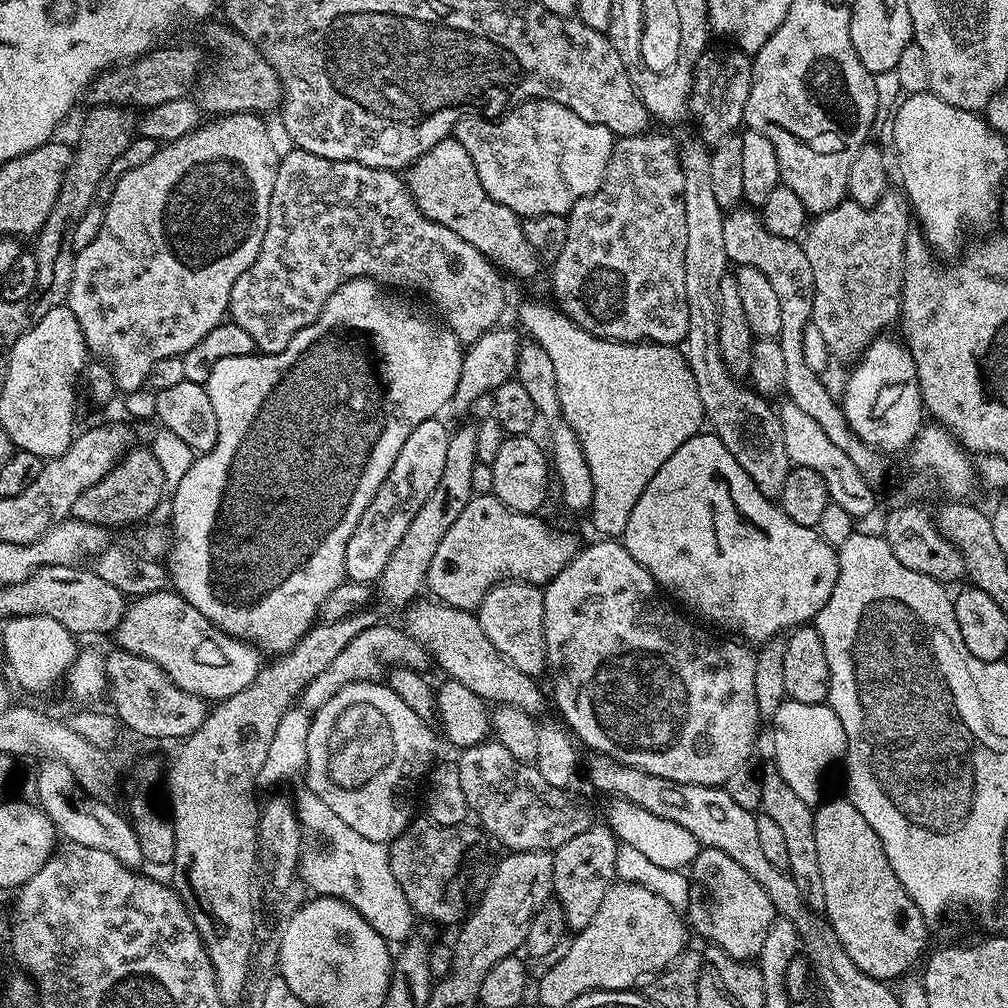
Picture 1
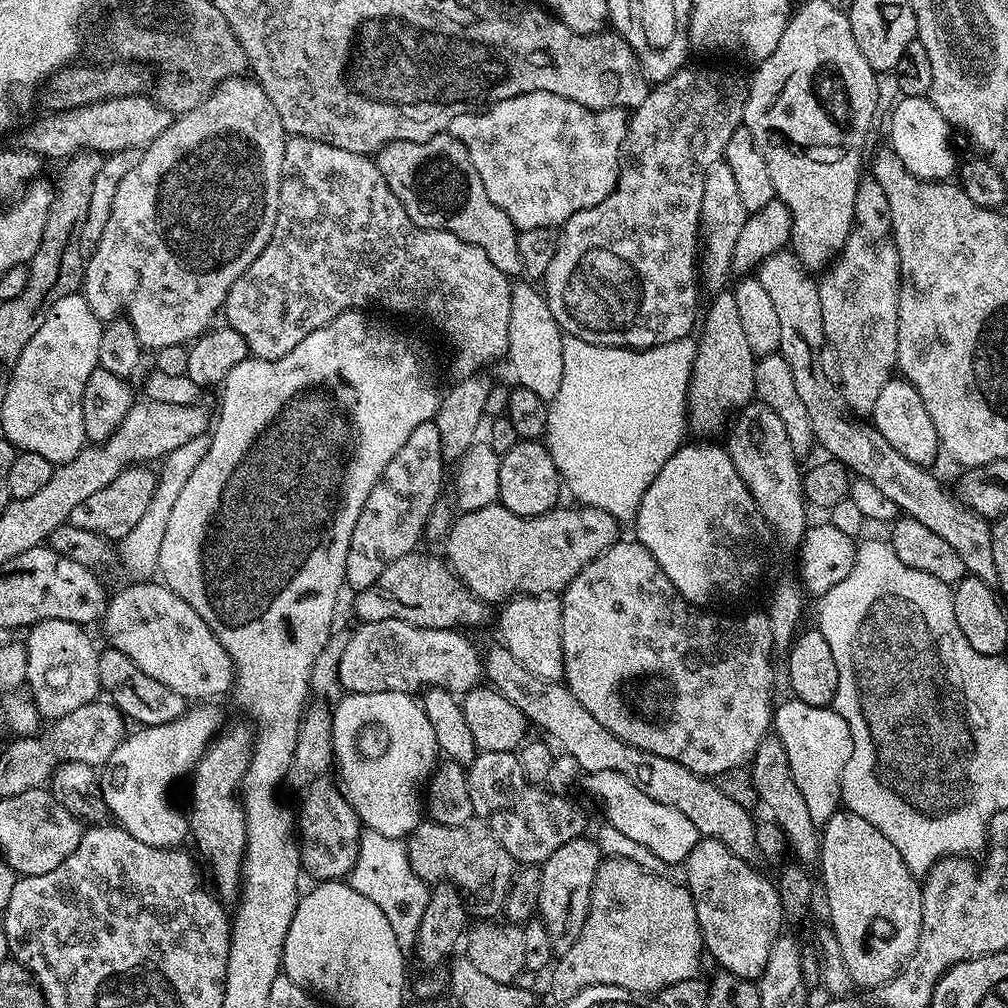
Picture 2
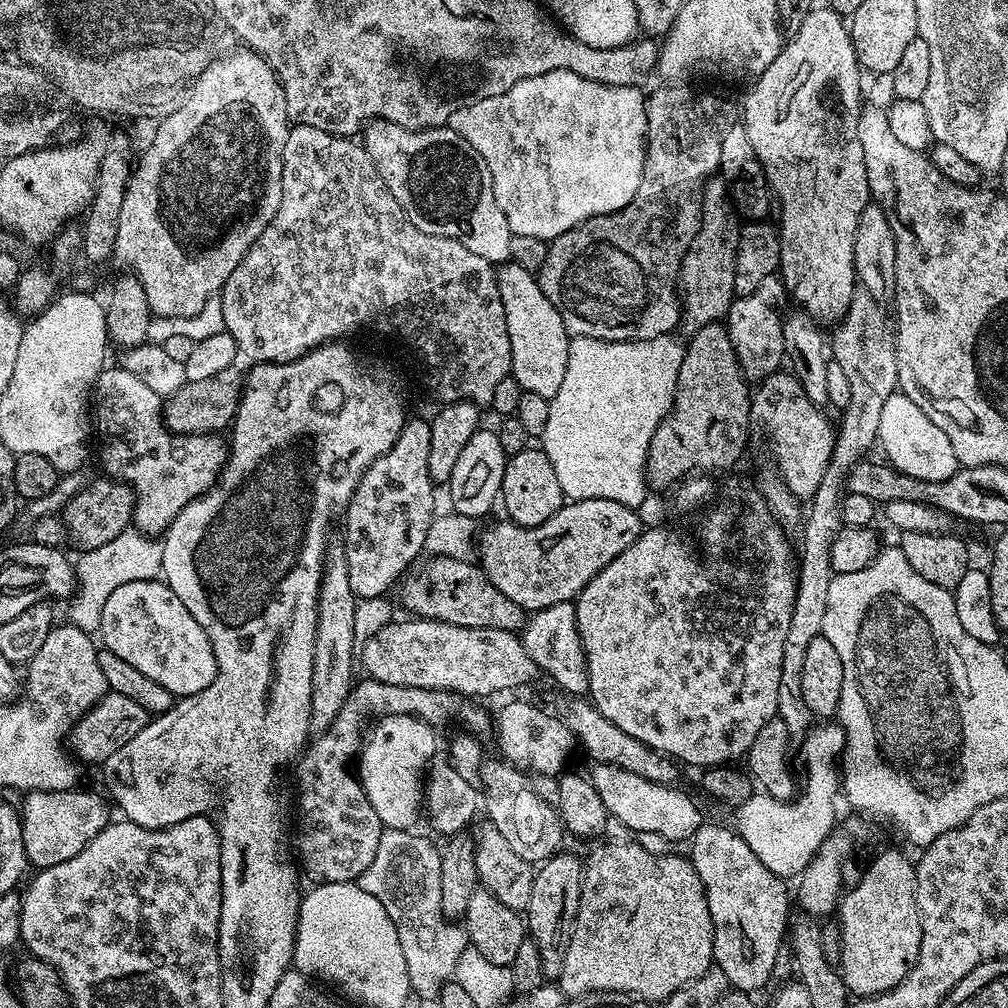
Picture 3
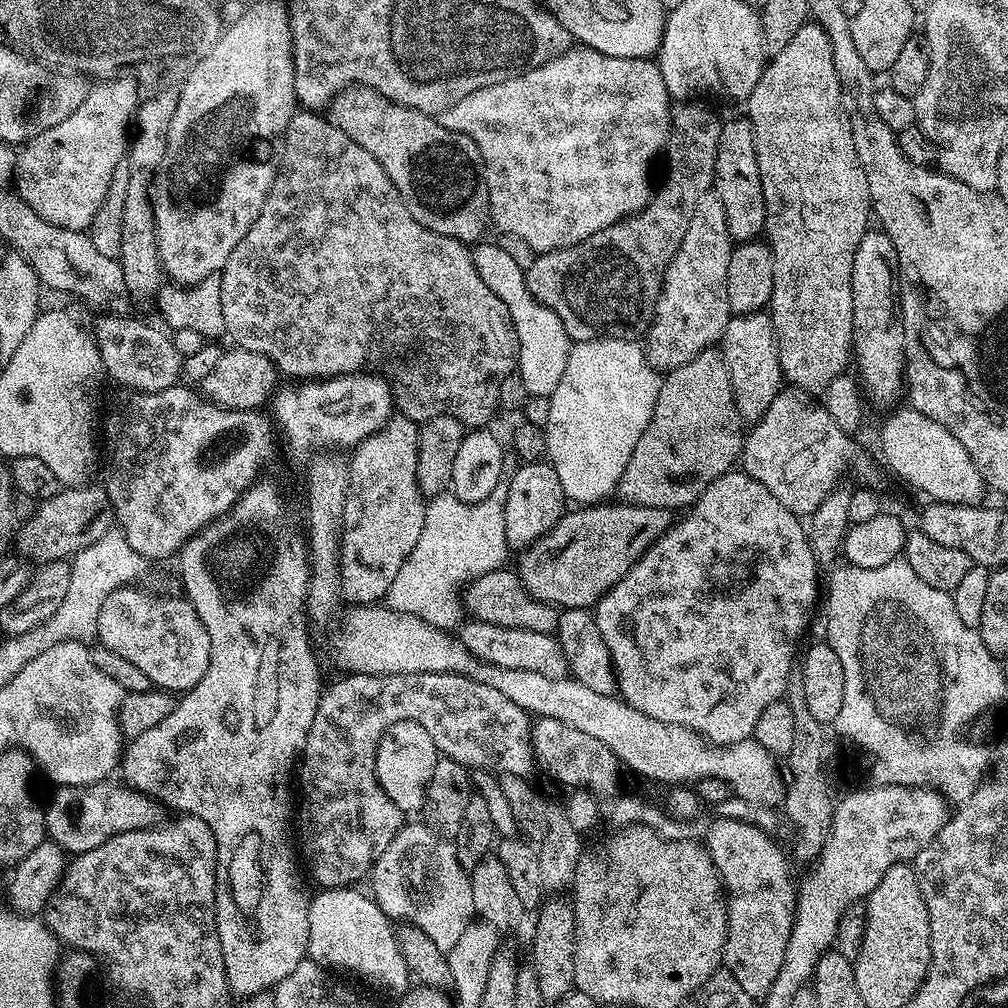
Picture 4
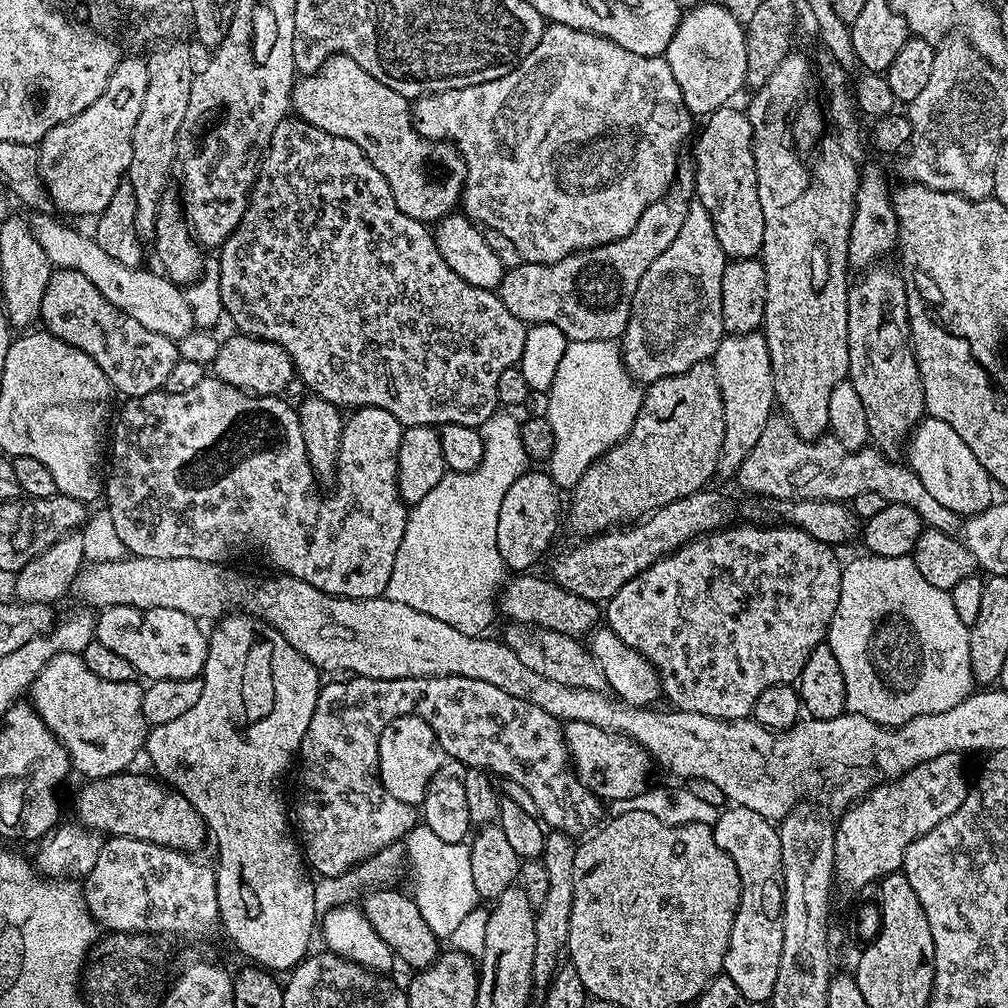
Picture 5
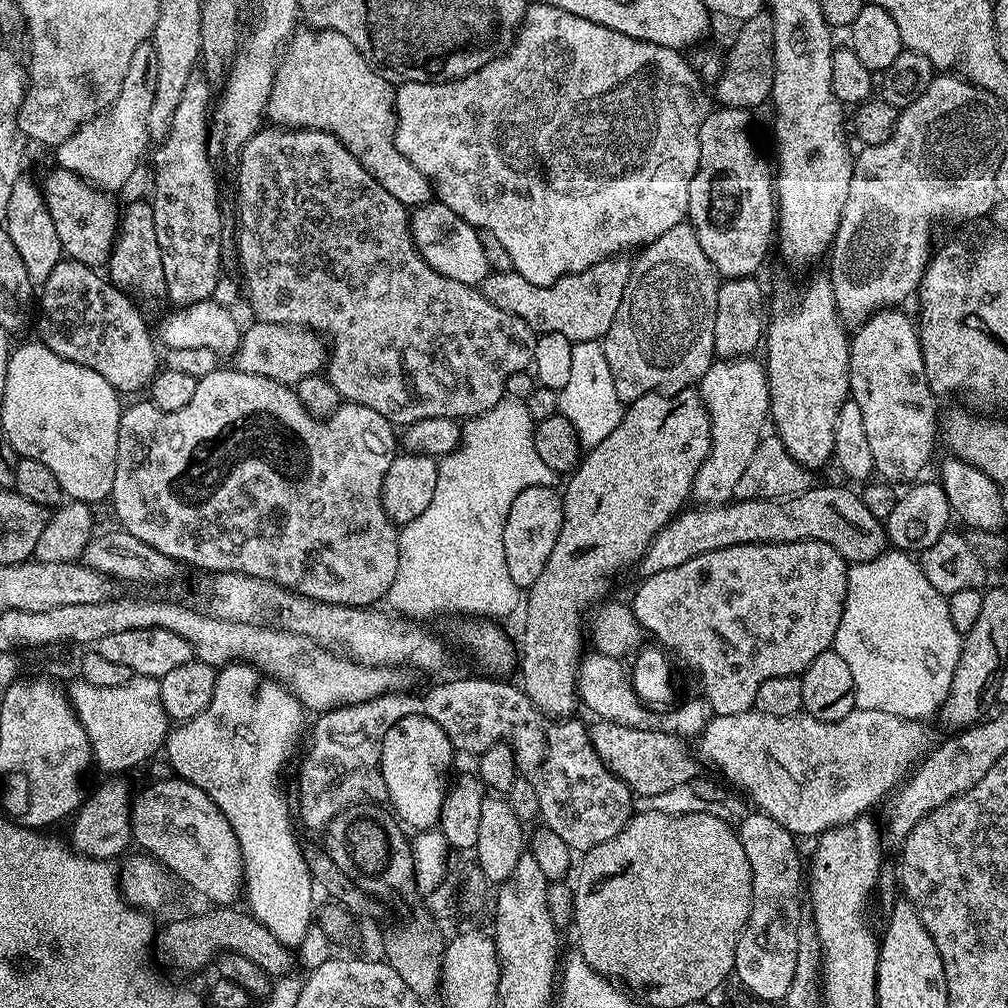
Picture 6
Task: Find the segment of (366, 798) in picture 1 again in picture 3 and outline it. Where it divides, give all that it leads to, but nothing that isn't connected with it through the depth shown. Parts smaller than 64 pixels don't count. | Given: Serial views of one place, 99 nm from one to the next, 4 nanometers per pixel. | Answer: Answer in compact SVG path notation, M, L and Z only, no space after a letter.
M382 716L375 723L367 733L358 757L360 785L385 829L415 829L425 803L426 769L438 752L433 725L416 716Z

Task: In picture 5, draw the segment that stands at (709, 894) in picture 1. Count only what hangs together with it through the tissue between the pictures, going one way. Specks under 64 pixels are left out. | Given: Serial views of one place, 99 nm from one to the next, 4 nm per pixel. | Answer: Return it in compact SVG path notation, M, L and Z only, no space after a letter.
M735 806L725 807L721 811L716 824L712 826L712 833L718 846L725 848L730 858L734 858L740 875L740 906L736 911L734 926L730 930L723 975L729 976L734 986L738 986L742 994L746 994L746 998L754 1002L771 1001L783 950L784 882L780 833L777 825L758 814L758 810L746 810Z

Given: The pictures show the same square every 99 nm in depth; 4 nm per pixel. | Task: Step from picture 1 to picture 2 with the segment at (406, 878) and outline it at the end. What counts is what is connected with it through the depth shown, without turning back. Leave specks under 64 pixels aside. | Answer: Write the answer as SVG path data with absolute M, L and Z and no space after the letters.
M473 818L461 825L421 822L407 837L406 843L408 861L425 884L455 884L466 897L473 917L492 918L495 912L499 913L503 909L518 864L482 821Z

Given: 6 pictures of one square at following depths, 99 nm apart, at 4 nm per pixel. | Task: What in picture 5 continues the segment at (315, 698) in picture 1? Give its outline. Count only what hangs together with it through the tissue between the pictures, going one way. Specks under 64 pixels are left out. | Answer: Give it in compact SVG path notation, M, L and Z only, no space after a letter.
M509 623L509 628L502 633L502 639L514 654L518 654L518 659L530 666L530 670L535 670L542 674L542 678L550 678L554 682L562 682L562 686L571 688L581 688L582 690L594 690L604 692L606 681L602 666L593 658L591 651L584 648L579 639L574 636L556 633L554 630L532 627L529 624Z

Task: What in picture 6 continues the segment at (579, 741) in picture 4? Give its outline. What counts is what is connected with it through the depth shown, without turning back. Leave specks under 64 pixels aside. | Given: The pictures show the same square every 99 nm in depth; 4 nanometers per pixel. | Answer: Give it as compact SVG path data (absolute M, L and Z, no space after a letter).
M597 719L591 725L592 745L604 765L636 796L661 794L676 786L689 784L697 776L697 757L679 736L654 730L634 730L609 720Z

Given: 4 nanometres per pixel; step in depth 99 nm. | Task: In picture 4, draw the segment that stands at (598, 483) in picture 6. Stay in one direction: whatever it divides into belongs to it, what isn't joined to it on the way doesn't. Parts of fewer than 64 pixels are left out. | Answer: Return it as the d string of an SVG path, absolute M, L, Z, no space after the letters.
M716 346L702 350L690 362L671 369L671 371L661 379L660 393L658 394L658 402L654 406L654 414L650 418L650 422L646 426L642 438L638 438L638 446L634 446L634 454L630 454L630 462L626 466L626 470L620 479L618 485L619 499L626 504L637 504L638 506L646 506L647 508L666 508L669 510L677 510L676 508L680 508L679 510L687 509L700 497L702 490L706 490L706 486L710 486L710 482L714 482L714 478L731 472L737 467L744 450L745 435L746 424L745 421L740 418L740 411L736 405L736 399L734 398L734 390L730 386L730 374L724 365L723 351Z

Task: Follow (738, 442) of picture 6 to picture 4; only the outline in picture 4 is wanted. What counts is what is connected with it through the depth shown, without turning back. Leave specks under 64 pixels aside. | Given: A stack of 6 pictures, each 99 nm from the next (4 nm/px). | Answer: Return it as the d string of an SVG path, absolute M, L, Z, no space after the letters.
M764 310L733 315L722 334L719 347L724 354L724 365L730 374L730 386L734 390L741 420L760 420L785 383L784 371L780 369L778 342L771 315Z

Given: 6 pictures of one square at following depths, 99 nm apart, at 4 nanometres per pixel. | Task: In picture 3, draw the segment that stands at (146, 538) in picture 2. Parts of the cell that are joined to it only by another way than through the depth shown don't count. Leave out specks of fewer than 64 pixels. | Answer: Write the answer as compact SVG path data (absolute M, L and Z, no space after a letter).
M129 530L118 534L118 538L105 542L103 546L81 551L80 557L75 557L74 560L77 589L67 605L67 619L73 629L95 633L102 622L102 606L106 606L106 598L110 598L110 594L118 590L118 586L126 586L126 582L157 579L164 571L163 549L164 545L159 539L150 537L145 532Z

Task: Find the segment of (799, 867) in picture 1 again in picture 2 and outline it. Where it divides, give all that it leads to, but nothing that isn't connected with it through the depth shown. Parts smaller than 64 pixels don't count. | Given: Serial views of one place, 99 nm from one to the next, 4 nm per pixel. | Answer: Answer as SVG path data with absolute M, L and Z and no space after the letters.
M775 734L765 736L762 743L758 746L758 750L752 756L750 761L752 769L752 777L754 778L754 790L758 790L758 798L762 808L769 812L771 819L775 825L780 828L786 837L787 847L796 851L795 859L800 862L808 862L804 860L815 861L820 851L820 832L818 825L811 820L810 806L804 801L805 789L796 782L791 770L790 761L786 756L786 748Z

